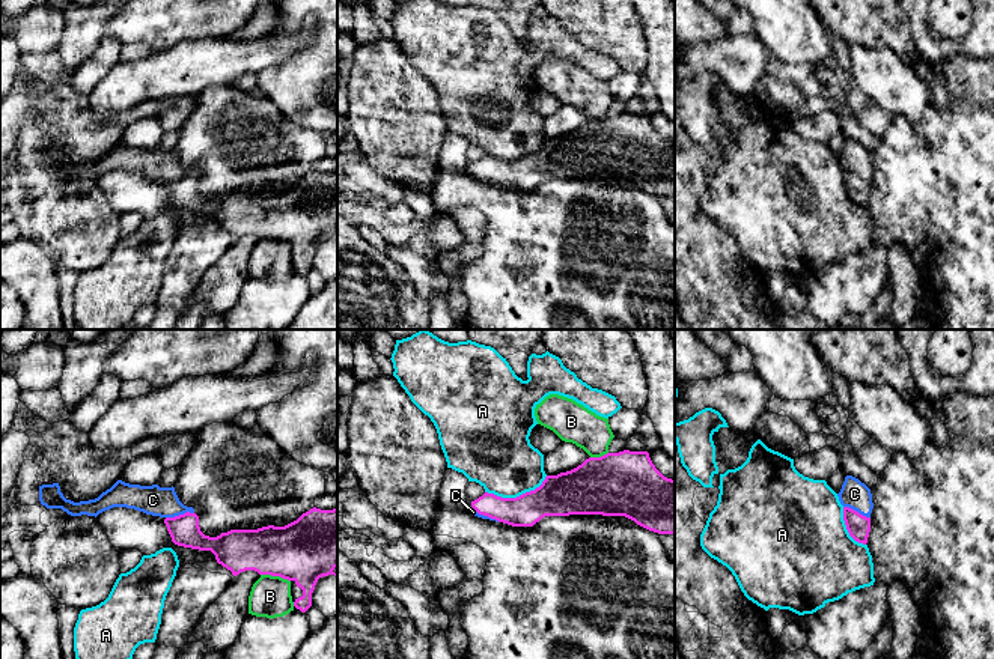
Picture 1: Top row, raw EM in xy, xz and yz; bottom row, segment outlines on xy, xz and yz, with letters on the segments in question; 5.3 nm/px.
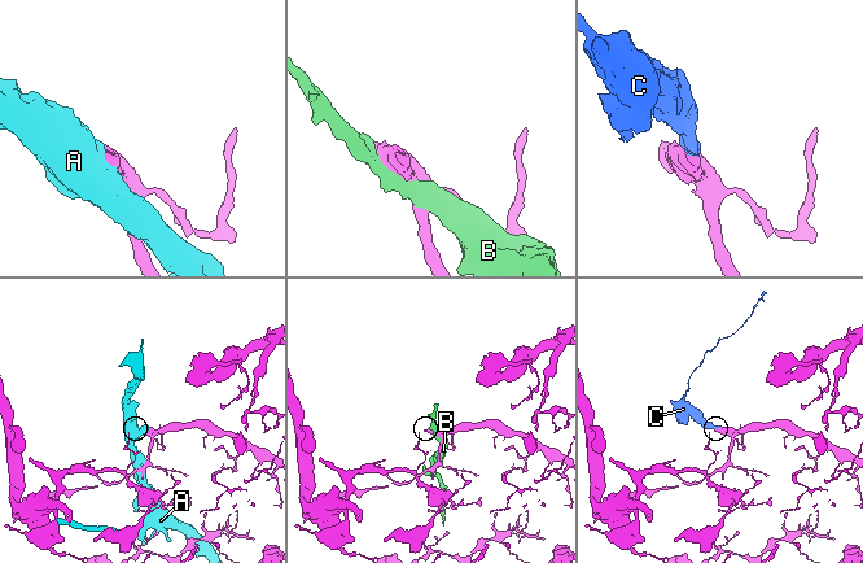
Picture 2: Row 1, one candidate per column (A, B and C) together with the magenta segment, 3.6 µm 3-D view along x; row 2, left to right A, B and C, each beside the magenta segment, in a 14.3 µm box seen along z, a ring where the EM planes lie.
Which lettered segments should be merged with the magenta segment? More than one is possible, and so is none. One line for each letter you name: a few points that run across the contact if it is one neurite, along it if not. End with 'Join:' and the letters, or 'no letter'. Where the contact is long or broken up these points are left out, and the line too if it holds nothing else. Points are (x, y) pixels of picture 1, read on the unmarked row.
C: xy (184, 193), (179, 178), (163, 164), (152, 163)
Join: C

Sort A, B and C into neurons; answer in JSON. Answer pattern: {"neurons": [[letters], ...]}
{"neurons": [["A"], ["B"], ["C"]]}

